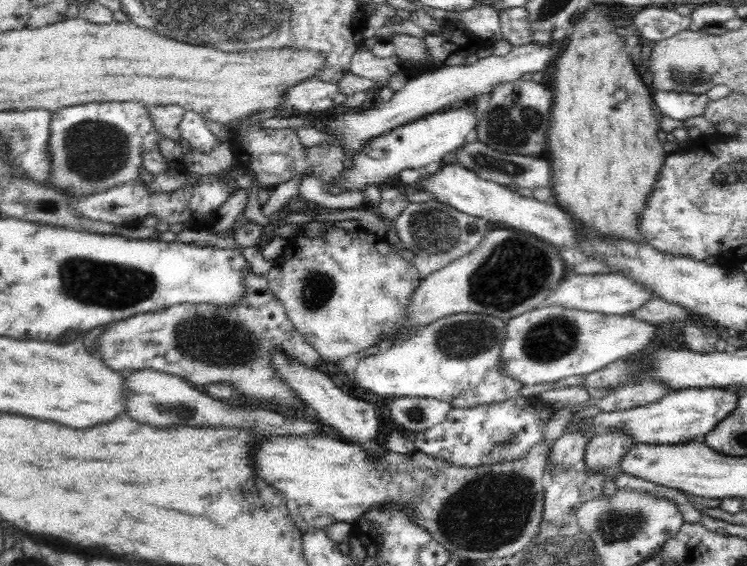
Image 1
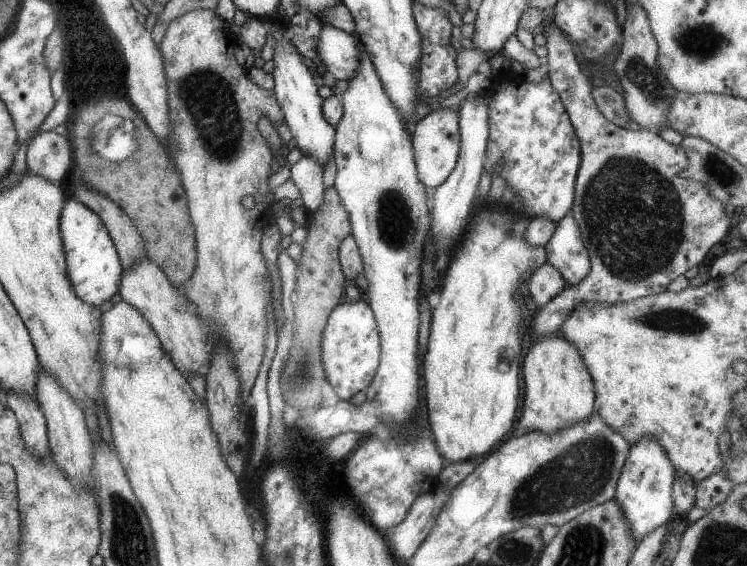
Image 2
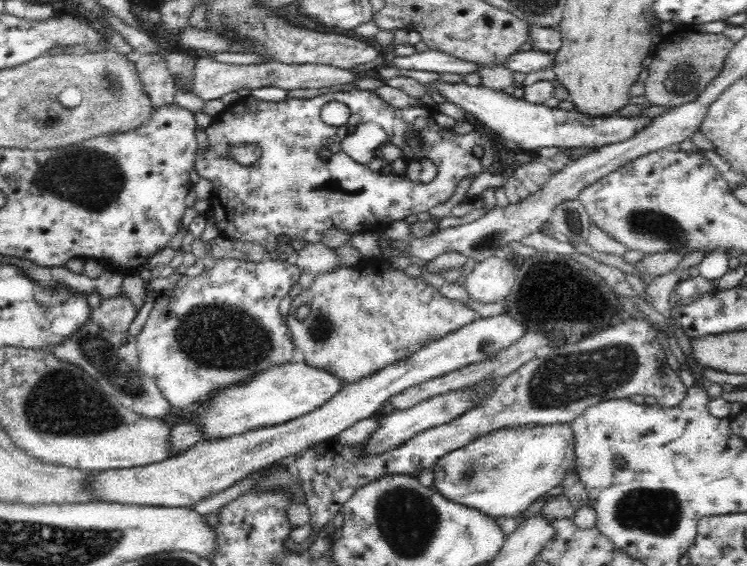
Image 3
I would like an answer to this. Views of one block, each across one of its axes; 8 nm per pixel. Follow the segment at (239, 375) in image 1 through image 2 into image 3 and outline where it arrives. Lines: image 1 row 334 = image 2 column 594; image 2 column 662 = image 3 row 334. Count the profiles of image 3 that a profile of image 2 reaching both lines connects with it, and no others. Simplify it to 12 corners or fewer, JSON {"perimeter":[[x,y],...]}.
{"perimeter":[[217,260],[137,336],[188,408],[292,358],[278,306],[301,268]]}

